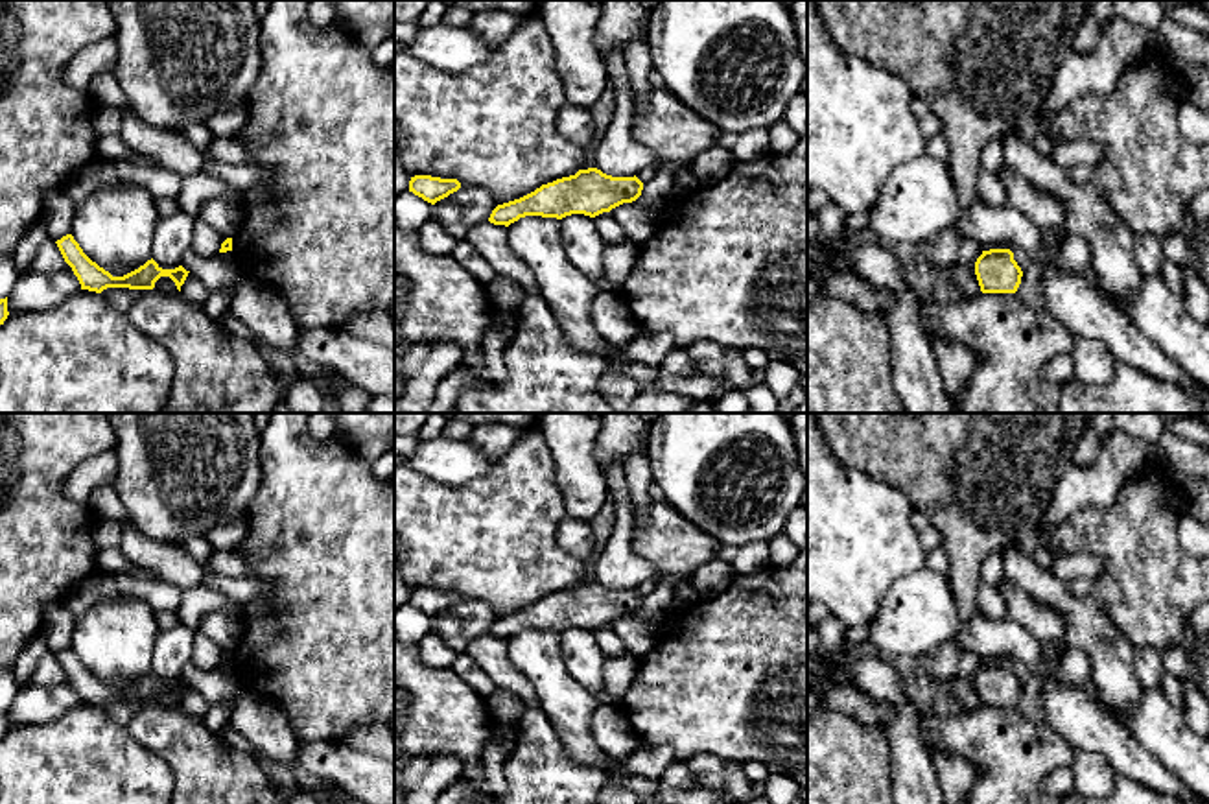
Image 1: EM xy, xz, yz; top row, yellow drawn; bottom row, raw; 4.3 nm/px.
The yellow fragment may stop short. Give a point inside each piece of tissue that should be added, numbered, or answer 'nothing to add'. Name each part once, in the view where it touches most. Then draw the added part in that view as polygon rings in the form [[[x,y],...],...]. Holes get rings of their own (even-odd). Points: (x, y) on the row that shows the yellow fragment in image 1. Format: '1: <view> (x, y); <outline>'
nothing to add

